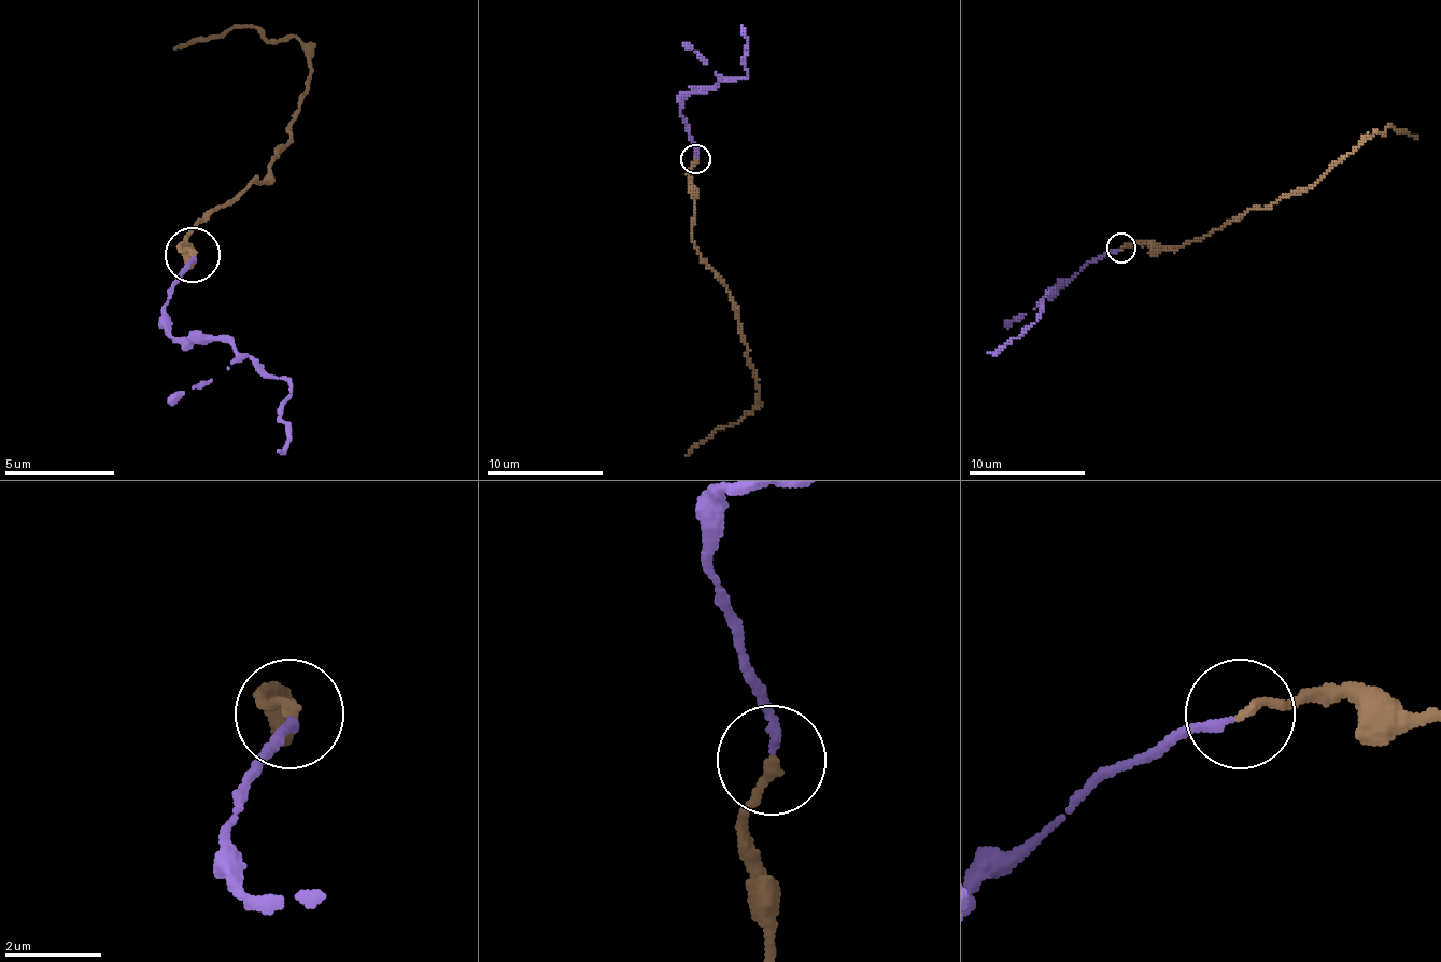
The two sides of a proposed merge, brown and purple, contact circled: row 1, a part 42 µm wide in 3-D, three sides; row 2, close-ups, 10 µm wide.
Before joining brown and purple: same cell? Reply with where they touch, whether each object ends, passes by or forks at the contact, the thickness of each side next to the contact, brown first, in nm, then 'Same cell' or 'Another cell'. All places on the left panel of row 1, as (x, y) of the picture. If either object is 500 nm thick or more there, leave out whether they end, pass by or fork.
Place: (192, 255). At the ring brown ends. At the ring purple ends. Thickness 180 nm (brown) against 170 nm. Same cell

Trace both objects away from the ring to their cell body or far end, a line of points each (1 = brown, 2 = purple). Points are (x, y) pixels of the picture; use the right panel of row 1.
1: (1121, 246), (1201, 241), (1251, 209), (1268, 209), (1288, 194), (1312, 188), (1373, 132), (1388, 127), (1417, 139)
2: (1119, 250), (1092, 258), (1043, 299), (1036, 317), (1002, 347), (987, 352)

